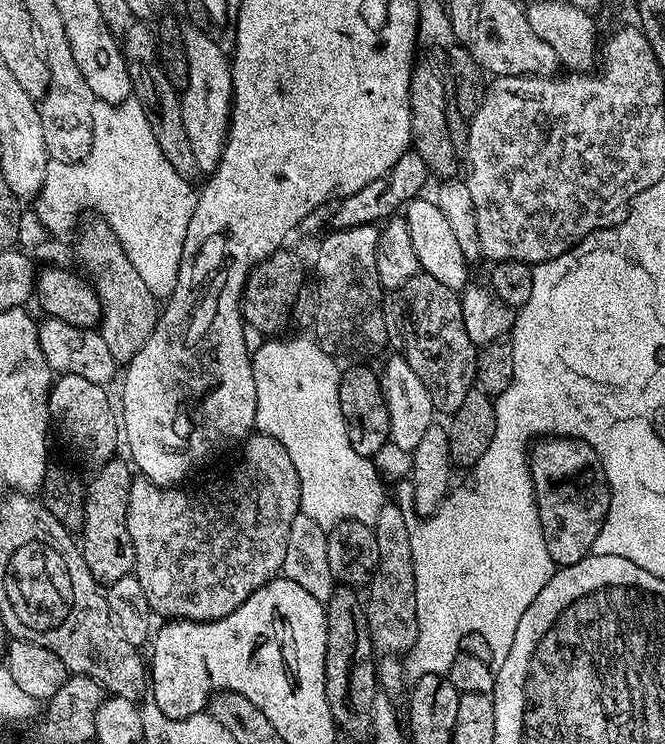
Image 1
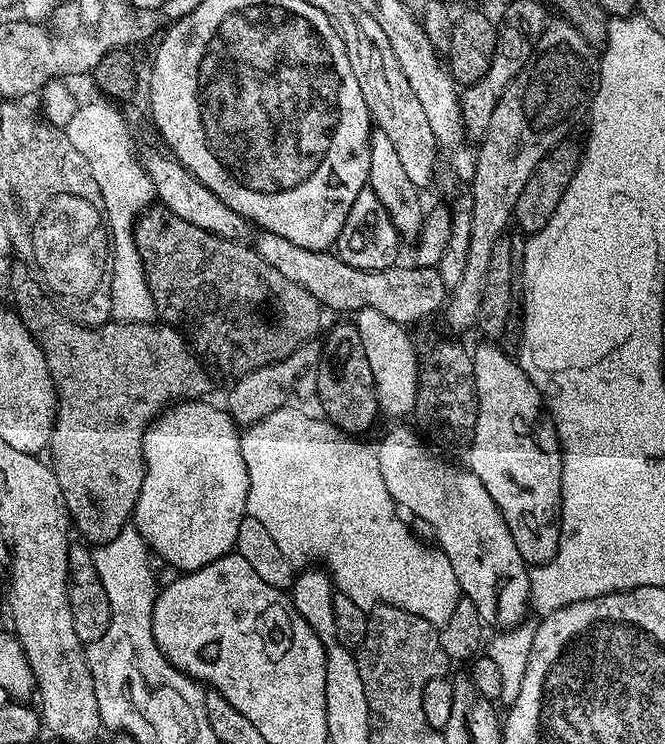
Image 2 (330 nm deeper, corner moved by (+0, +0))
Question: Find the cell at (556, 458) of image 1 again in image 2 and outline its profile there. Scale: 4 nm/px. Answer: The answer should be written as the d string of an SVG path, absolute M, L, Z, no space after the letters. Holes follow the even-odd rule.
M480 343L484 344L472 352L478 422L466 452L466 464L482 478L482 486L494 498L494 506L502 510L502 518L506 518L506 526L514 534L514 546L518 546L525 564L550 563L559 548L564 462L556 421L519 363L496 345L499 343Z

